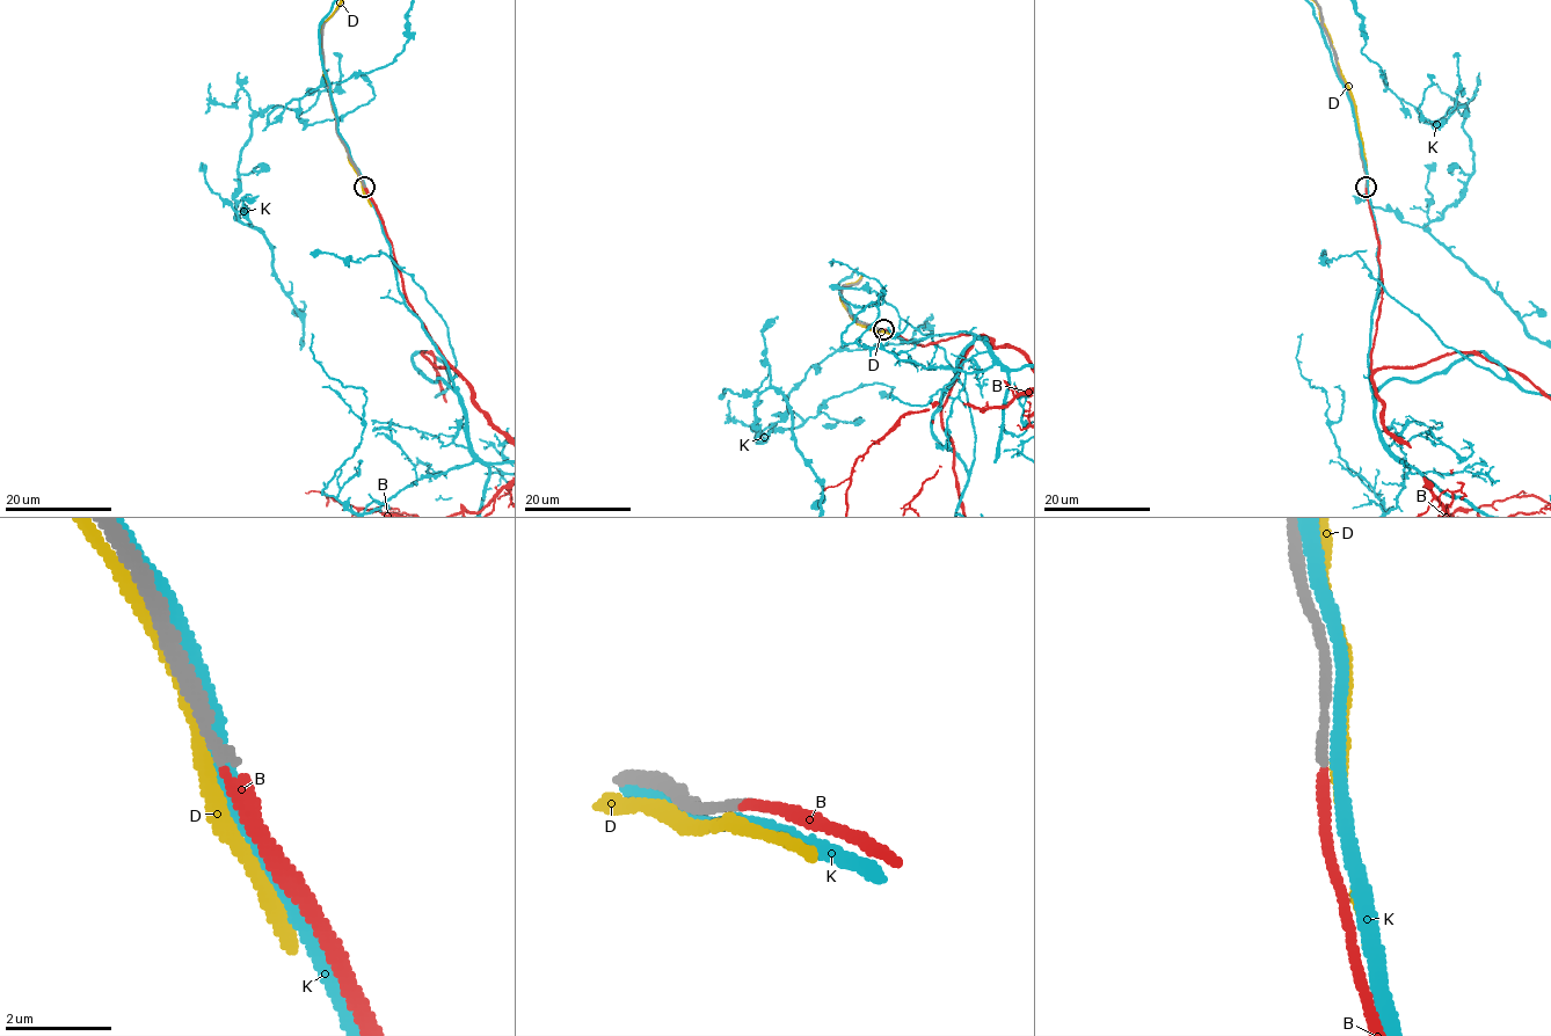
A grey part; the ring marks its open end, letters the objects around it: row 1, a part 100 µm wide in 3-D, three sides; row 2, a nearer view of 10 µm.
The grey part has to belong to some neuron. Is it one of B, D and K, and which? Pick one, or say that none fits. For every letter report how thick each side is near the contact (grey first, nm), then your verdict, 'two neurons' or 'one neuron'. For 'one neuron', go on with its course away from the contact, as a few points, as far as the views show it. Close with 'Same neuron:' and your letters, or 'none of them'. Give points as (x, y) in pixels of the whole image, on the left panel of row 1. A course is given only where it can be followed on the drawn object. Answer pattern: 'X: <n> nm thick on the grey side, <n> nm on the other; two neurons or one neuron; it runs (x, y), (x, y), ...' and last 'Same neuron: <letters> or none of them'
B: 180 nm thick on the grey side, 200 nm on the other; one neuron
D: 190 nm thick on the grey side, 240 nm on the other; two neurons
K: 200 nm thick on the grey side, 280 nm on the other; two neurons
Same neuron: B

